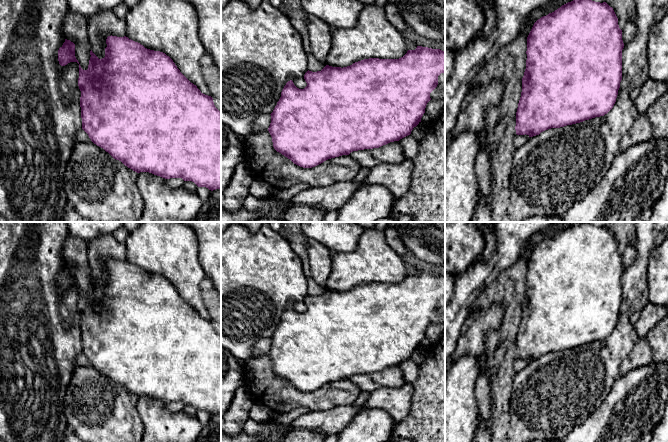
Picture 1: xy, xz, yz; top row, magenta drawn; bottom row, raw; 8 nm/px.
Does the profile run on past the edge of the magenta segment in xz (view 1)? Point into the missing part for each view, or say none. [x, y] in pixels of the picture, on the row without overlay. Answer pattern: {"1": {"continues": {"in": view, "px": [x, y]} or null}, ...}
{"1": {"continues": null}}

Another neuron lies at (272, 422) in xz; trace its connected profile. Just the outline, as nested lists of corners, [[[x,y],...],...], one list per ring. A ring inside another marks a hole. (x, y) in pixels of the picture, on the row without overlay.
[[[273,415],[273,417],[271,419],[269,419],[266,422],[261,423],[262,425],[267,425],[269,427],[276,427],[278,430],[280,431],[289,431],[290,429],[292,429],[291,425],[290,426],[283,426],[281,424],[279,424],[276,420],[275,420],[275,416]]]

